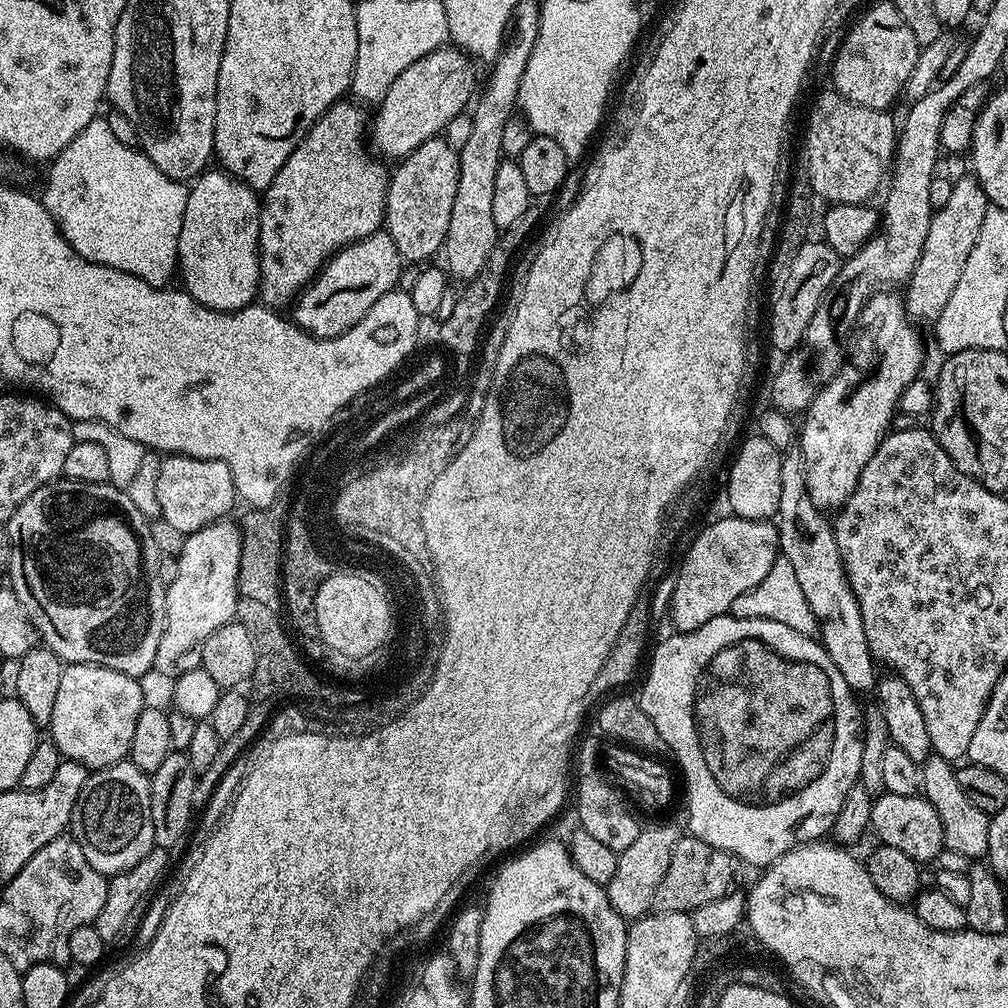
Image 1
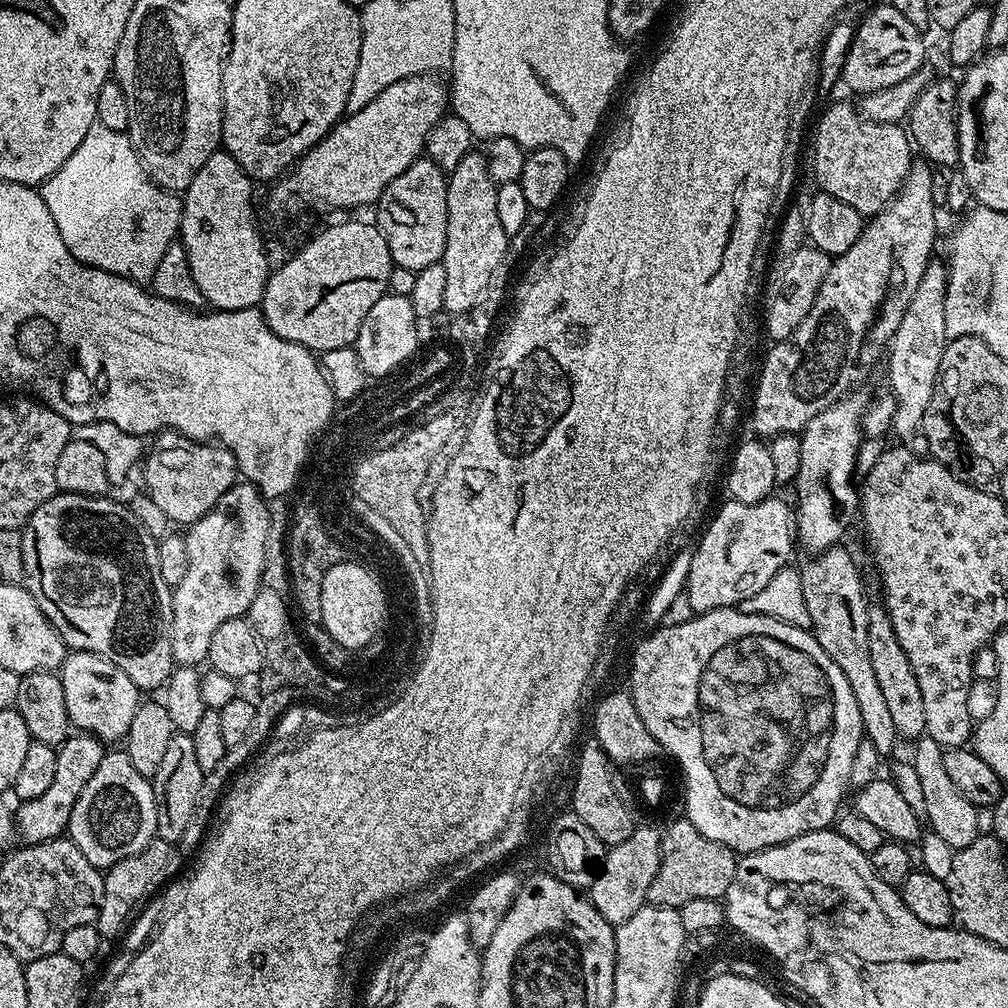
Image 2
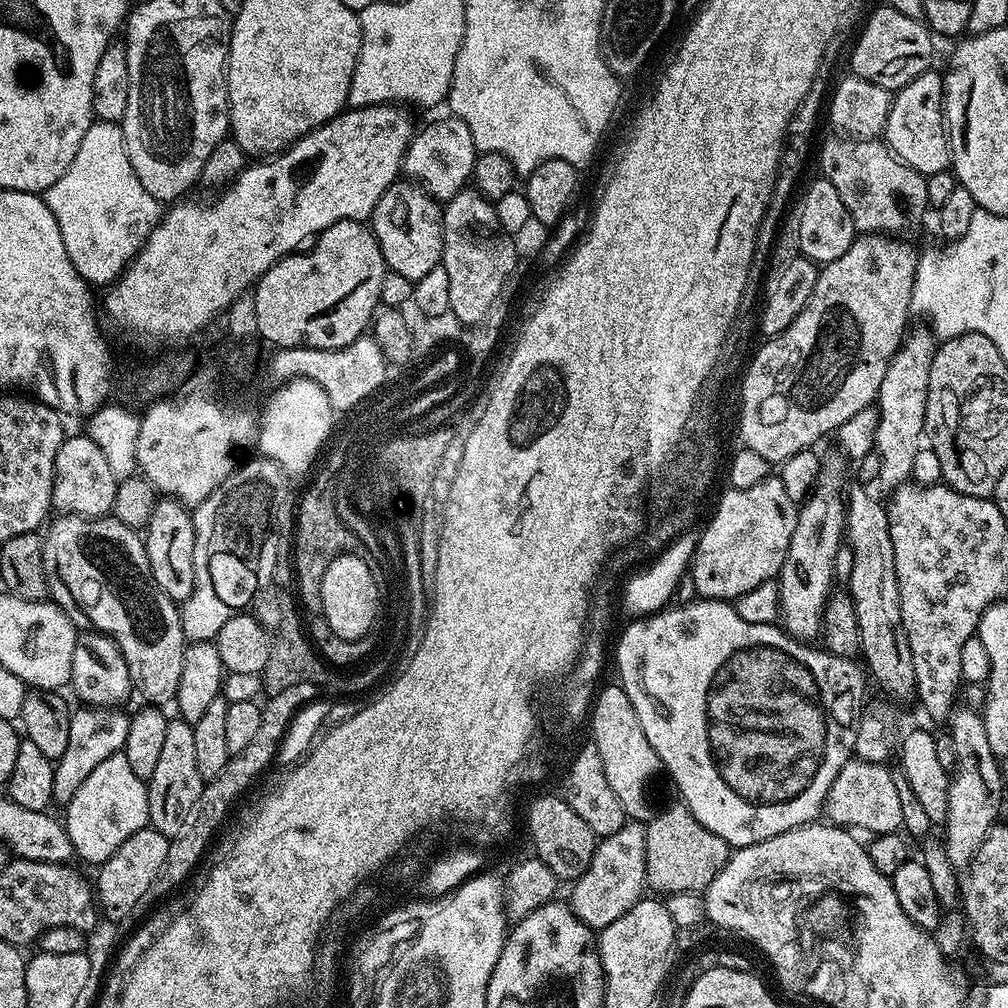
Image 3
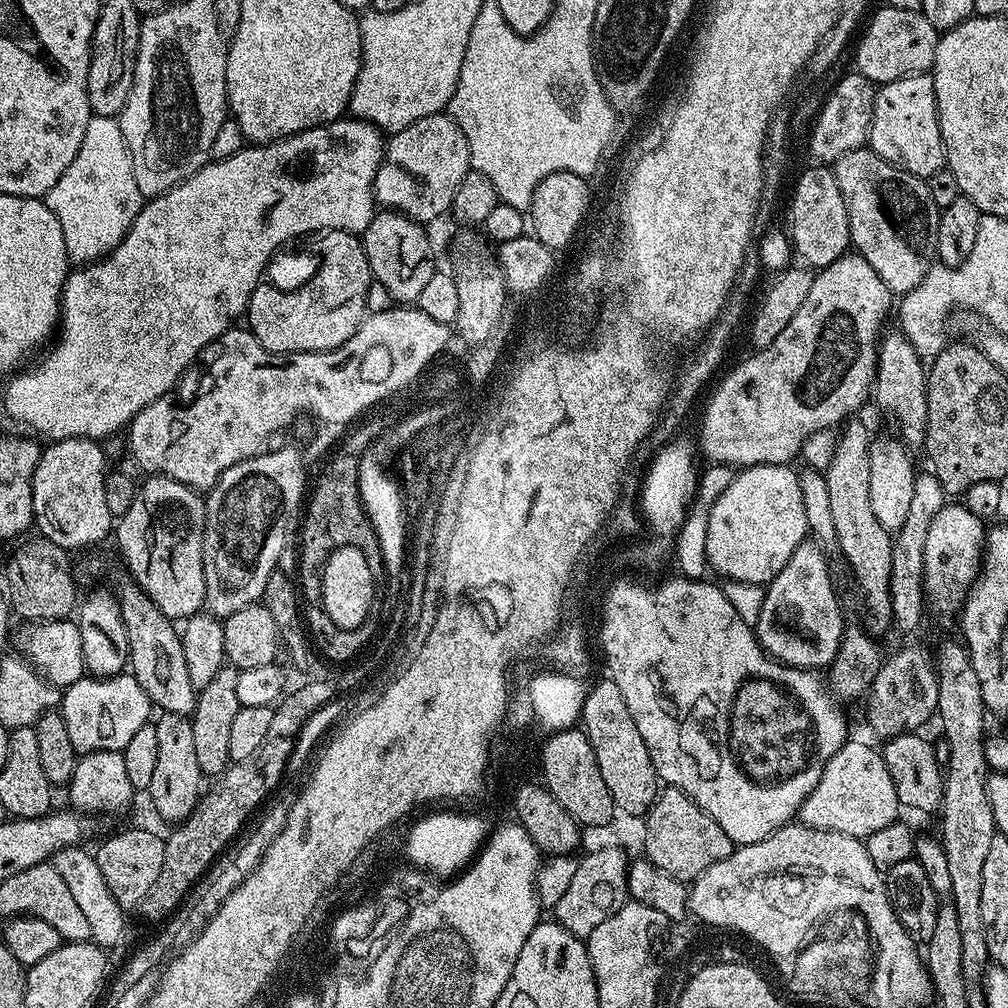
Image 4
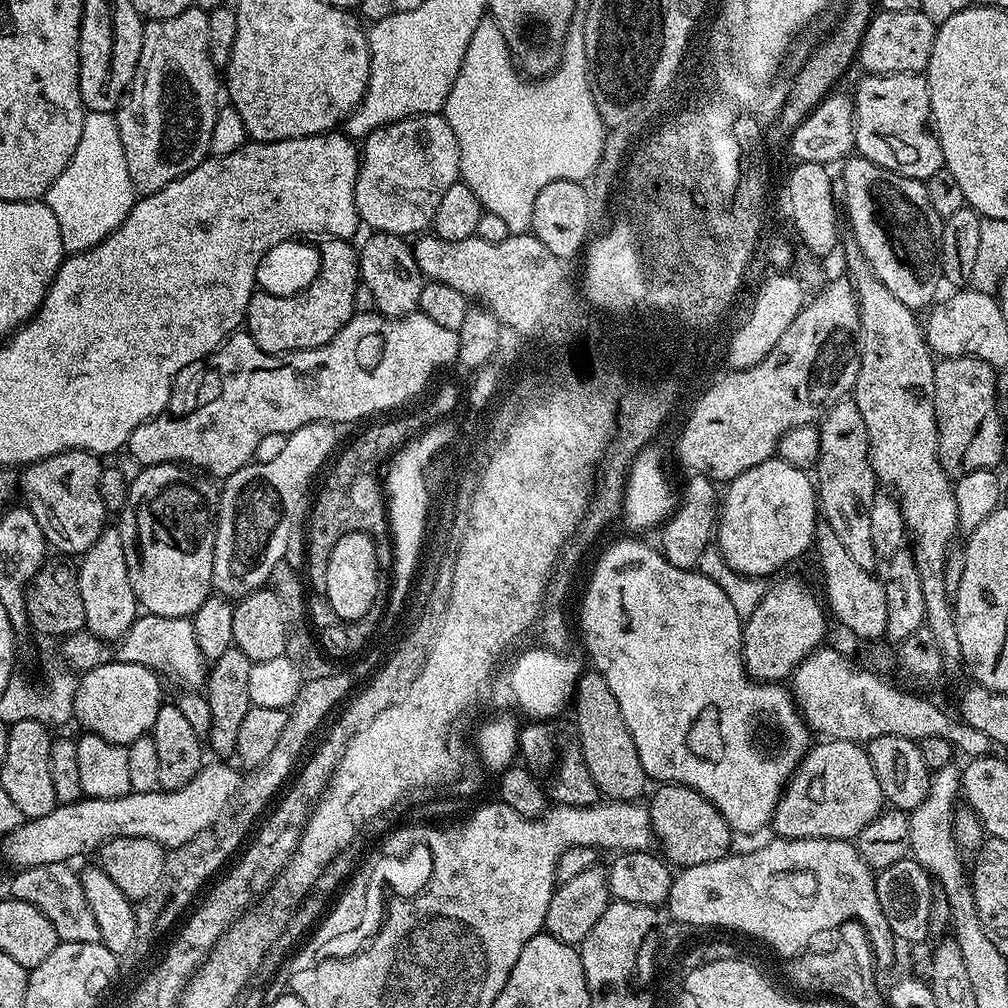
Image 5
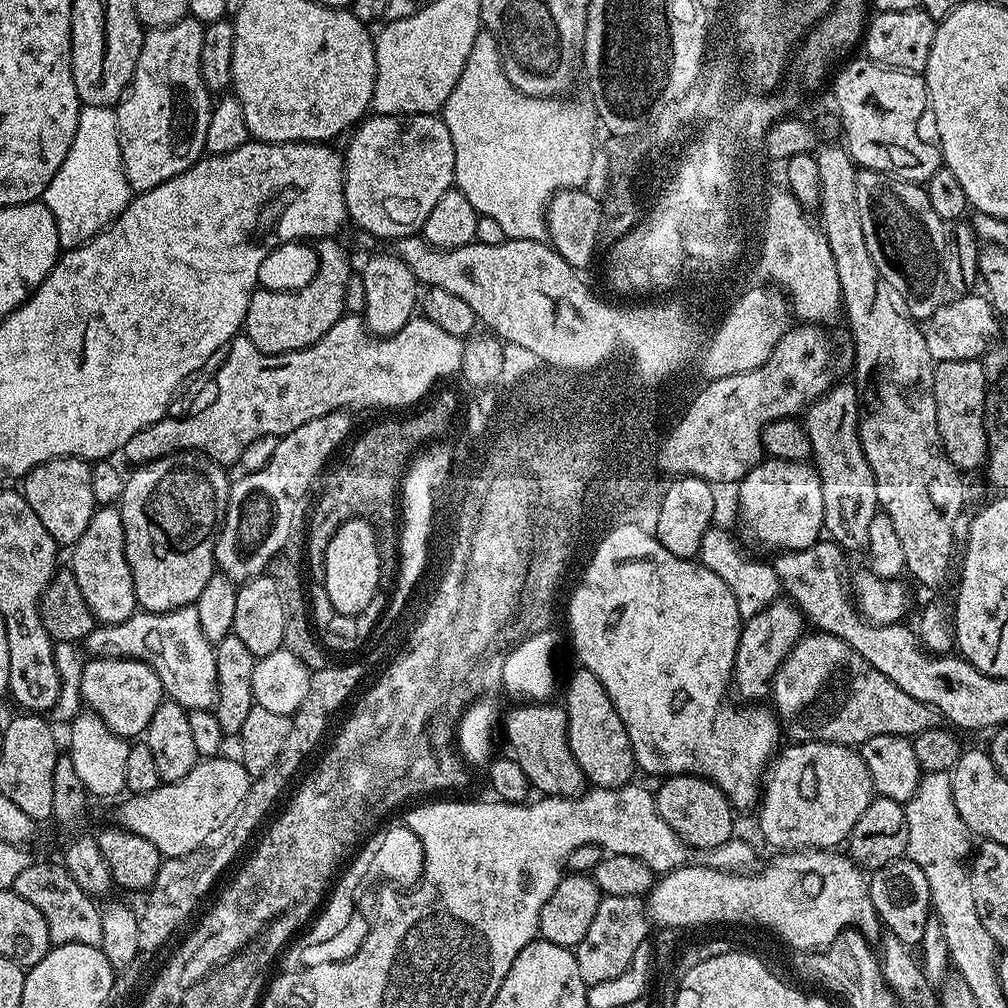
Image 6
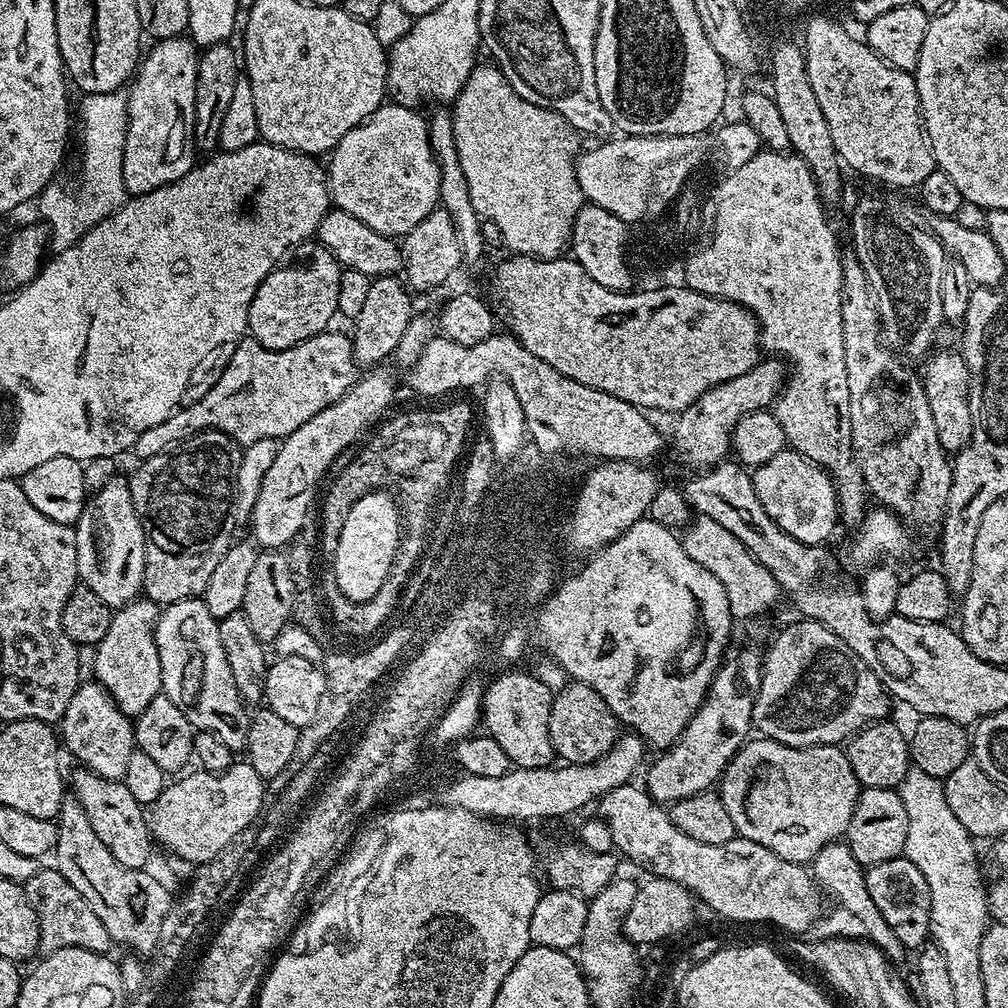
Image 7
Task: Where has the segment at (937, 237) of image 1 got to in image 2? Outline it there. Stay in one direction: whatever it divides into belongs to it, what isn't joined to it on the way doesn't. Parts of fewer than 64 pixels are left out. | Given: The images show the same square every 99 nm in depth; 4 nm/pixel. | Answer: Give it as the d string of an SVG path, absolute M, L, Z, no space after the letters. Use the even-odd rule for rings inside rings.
M930 262L922 274L922 282L918 282L918 290L914 290L914 298L910 298L910 306L898 317L900 324L892 336L892 345L888 348L888 384L890 393L897 400L897 413L891 424L891 431L902 438L909 438L921 431L924 415L930 406L930 398L934 394L934 386L938 378L938 370L942 366L944 347L949 342L946 334L946 286L948 285L948 269L943 263Z

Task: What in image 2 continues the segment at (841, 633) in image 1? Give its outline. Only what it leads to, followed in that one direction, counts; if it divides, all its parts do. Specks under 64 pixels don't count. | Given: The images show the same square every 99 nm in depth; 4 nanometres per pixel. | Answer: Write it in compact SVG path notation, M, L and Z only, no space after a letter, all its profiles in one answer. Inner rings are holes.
M844 546L828 548L815 558L808 558L800 568L802 594L806 597L806 610L810 610L810 631L818 646L826 650L830 662L846 674L850 690L854 690L854 702L858 702L858 714L862 714L865 737L878 750L882 758L888 758L898 744L894 718L888 713L870 663L870 634L868 610L870 601L864 593L860 568L852 561Z

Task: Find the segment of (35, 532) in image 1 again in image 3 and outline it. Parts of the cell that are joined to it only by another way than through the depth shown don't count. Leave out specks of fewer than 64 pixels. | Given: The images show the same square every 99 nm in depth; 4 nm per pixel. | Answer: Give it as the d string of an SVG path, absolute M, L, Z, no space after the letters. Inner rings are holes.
M60 514L55 518L56 521L53 519L47 525L48 536L46 532L42 554L51 603L58 605L68 615L76 629L101 632L115 642L122 652L122 658L126 658L133 689L141 692L149 705L171 705L176 699L178 677L182 675L182 654L186 641L177 601L168 597L158 582L154 582L141 533L118 522L111 514L91 518Z

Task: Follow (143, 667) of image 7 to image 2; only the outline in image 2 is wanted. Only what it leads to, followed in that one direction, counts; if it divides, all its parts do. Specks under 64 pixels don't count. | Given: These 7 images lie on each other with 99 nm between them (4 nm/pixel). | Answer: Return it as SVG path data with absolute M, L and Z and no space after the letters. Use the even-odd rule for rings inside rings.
M76 732L60 745L56 757L58 771L54 773L54 783L45 792L33 800L25 800L15 809L16 827L21 841L28 844L40 844L43 840L54 840L65 835L70 814L74 810L74 802L78 802L78 794L94 778L94 770L98 770L104 757L103 743L88 733Z

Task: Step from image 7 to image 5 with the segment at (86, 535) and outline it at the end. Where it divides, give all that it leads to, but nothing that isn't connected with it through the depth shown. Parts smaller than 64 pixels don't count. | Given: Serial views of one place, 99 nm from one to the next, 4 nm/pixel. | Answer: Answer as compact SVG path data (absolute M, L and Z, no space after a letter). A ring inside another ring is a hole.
M105 527L100 537L83 553L81 560L84 561L78 567L78 579L87 631L94 633L100 641L119 642L124 639L138 615L136 595L130 586L130 574L119 527Z

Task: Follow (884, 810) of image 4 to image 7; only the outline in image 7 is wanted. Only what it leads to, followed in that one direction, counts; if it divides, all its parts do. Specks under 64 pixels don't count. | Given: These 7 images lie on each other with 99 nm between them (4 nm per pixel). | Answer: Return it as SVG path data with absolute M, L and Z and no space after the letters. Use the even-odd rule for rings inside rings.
M767 738L749 739L718 781L718 794L734 822L737 836L766 846L766 850L786 858L786 862L805 866L811 865L827 844L839 841L847 833L861 791L862 785L843 747L815 744L813 748L791 748Z

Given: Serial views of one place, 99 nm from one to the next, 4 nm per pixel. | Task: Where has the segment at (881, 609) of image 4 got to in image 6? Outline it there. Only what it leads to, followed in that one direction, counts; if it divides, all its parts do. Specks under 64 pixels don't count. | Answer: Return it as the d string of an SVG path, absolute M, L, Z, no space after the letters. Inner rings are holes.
M852 382L837 383L819 400L809 404L802 416L803 427L808 432L810 460L820 475L824 532L849 553L856 552L859 548L860 551L867 549L870 522L874 522L878 515L878 490L874 482L874 470L870 470L870 462L866 462L866 454L860 445L860 417L858 393Z

